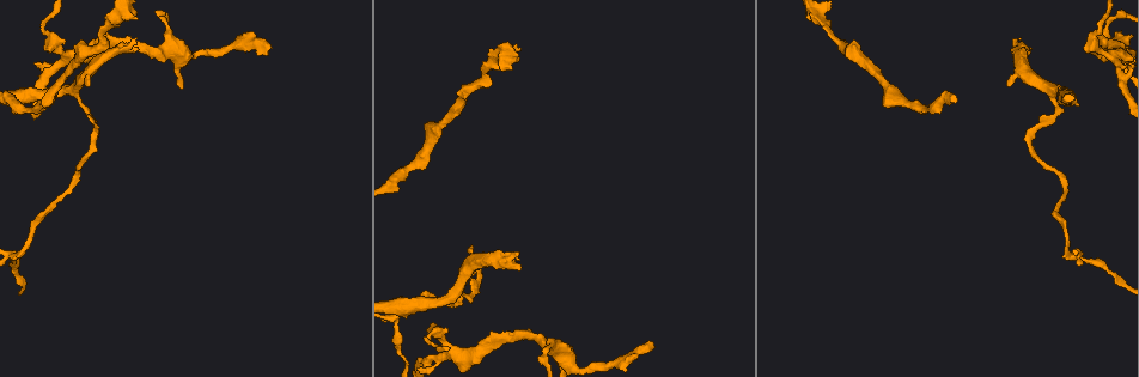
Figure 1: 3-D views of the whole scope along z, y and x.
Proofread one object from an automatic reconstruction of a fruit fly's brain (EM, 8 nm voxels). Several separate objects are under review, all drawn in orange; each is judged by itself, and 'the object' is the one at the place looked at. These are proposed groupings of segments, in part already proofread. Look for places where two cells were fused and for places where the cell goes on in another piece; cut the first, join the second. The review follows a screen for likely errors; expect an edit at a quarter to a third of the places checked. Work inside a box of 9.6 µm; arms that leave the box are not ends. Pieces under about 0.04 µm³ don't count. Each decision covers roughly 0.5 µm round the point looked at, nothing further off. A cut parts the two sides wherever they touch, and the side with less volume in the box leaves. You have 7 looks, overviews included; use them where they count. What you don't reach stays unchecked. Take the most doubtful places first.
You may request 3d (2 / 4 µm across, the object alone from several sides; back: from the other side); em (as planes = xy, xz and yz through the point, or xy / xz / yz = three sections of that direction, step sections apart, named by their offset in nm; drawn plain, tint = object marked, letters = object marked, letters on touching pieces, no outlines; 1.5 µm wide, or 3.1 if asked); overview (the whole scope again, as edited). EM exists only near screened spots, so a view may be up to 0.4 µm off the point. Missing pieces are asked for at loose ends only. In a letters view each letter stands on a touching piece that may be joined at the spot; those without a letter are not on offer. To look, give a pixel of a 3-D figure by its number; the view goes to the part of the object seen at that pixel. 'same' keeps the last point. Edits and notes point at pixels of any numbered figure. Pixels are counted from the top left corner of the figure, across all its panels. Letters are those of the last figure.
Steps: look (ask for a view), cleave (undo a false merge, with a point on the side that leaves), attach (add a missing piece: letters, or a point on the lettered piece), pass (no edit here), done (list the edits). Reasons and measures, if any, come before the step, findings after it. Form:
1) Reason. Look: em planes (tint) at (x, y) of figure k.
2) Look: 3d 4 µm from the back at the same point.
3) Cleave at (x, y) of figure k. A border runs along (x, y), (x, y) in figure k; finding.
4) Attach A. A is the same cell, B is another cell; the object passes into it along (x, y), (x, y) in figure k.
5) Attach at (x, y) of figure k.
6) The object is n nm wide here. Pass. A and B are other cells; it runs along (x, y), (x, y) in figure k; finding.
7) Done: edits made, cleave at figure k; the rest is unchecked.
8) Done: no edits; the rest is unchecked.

Look: 3d 4 µm at (649, 349) of figure 1.

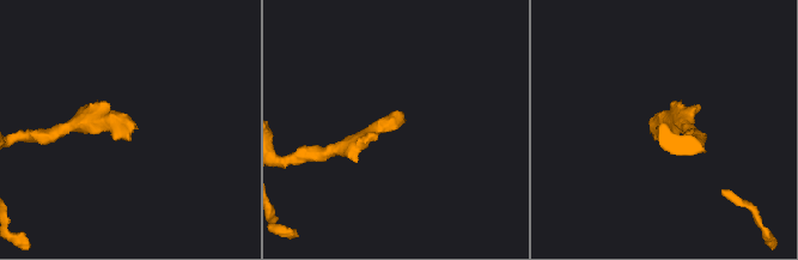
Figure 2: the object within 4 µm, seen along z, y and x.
Look: em xy step 4 (letters) at (395, 123) of figure 2.

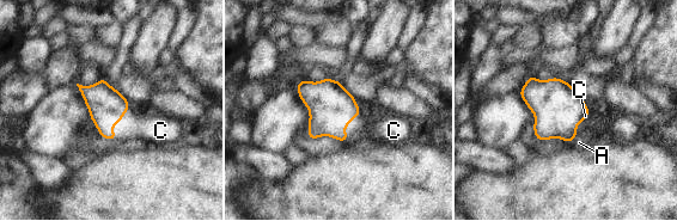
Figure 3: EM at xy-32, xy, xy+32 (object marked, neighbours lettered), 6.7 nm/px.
Cut it another way. Look: em planes (letters) at the same point.

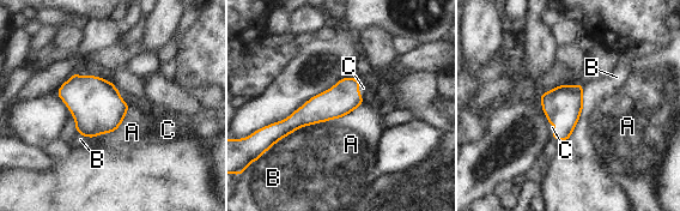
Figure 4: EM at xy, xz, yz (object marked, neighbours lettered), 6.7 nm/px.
Attach C. C is the same cell, A and B are other cells; the object passes into it along (340, 100), (358, 90), (363, 88) in figure 4; the cell continues.

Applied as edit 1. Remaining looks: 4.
Thin neck. Look: 3d 2 µm at (14, 259) of figure 1.

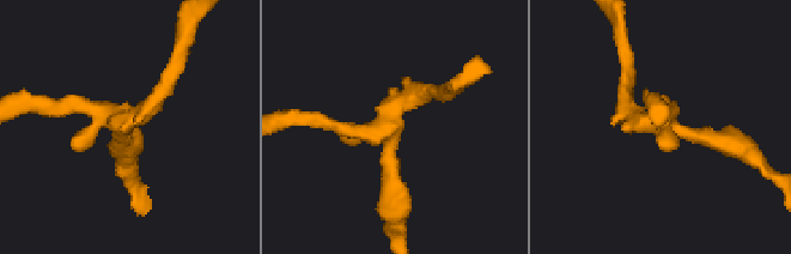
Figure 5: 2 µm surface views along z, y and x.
Look: em xy step 8 (tint) at (125, 118) of figure 5.

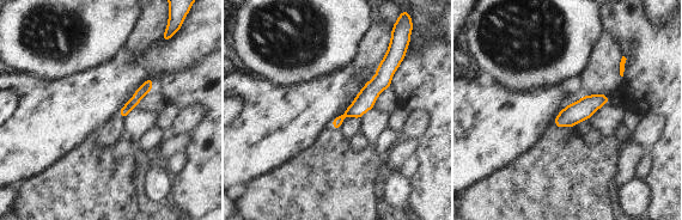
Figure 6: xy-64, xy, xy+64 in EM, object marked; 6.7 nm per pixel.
Another direction. Look: em planes (letters) at the same point.

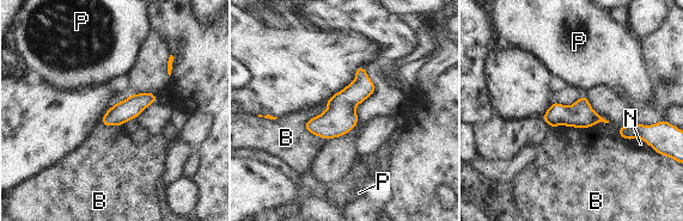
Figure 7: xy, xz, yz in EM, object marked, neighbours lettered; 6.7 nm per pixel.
Pass. B, N and P are other cells; a border runs along (325, 110), (305, 128), (327, 140) in figure 7; one cell here.

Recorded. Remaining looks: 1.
Done: edits made, attach at figure 4; the rest is unchecked.

